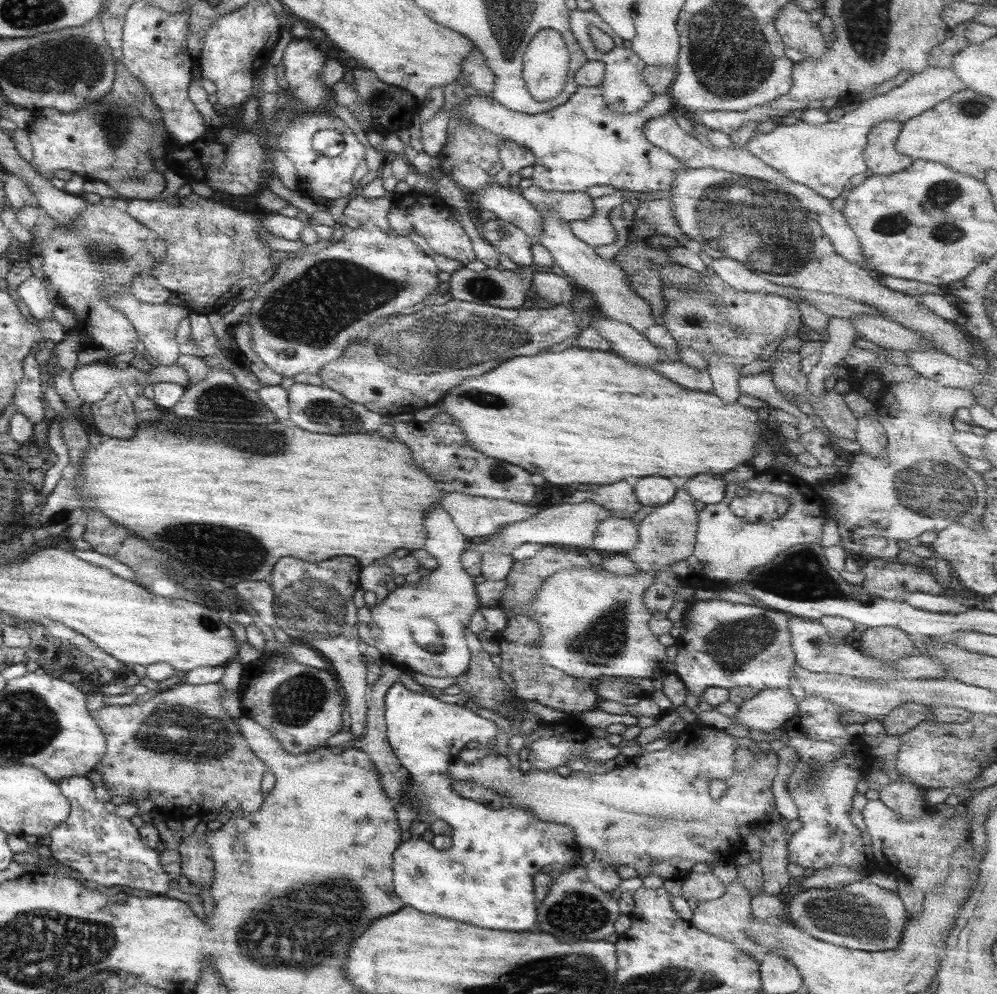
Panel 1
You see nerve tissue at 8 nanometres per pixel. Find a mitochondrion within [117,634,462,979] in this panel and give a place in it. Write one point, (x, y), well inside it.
(158, 734)

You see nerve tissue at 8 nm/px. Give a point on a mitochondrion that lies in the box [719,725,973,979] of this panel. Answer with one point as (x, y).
(850, 916)

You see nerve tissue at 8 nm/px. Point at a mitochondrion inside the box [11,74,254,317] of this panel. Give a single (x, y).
(114, 119)

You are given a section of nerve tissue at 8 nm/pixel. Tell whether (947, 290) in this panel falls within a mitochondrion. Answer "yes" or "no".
no

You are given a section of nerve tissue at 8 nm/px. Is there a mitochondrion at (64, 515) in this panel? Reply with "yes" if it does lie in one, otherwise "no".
yes

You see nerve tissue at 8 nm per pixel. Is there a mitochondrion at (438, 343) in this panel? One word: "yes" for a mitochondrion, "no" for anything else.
yes

